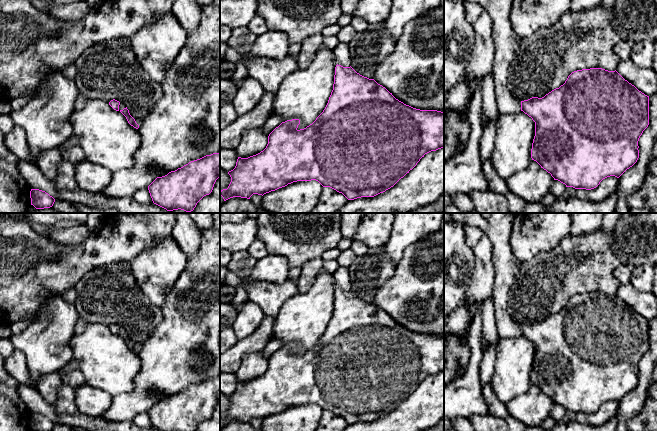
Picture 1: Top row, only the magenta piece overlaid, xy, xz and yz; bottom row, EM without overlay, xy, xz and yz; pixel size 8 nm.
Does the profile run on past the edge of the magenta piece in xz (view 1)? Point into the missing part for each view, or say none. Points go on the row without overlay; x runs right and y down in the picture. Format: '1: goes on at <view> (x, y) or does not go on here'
1: goes on at xz (341, 276)

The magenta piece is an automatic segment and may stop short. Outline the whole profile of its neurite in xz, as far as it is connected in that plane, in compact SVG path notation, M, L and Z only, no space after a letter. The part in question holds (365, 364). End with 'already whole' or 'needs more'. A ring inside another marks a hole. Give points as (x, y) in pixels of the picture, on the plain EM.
M340 266L333 273L333 278L337 288L335 291L333 314L323 336L312 348L300 354L297 353L298 349L300 348L299 343L292 343L282 346L269 358L268 368L263 375L248 382L238 381L235 392L228 396L231 401L231 406L228 412L220 415L220 420L223 421L224 425L233 421L250 423L253 418L263 420L266 417L285 411L293 406L311 404L316 404L323 411L330 411L337 416L342 417L348 424L354 424L361 421L374 421L393 411L401 402L403 402L417 389L417 387L422 381L424 381L425 378L444 371L444 336L437 334L420 334L406 329L396 323L392 317L390 317L382 309L378 308L374 303L369 303L357 297L351 291L349 268Z | needs more

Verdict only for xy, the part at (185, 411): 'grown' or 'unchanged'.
unchanged

